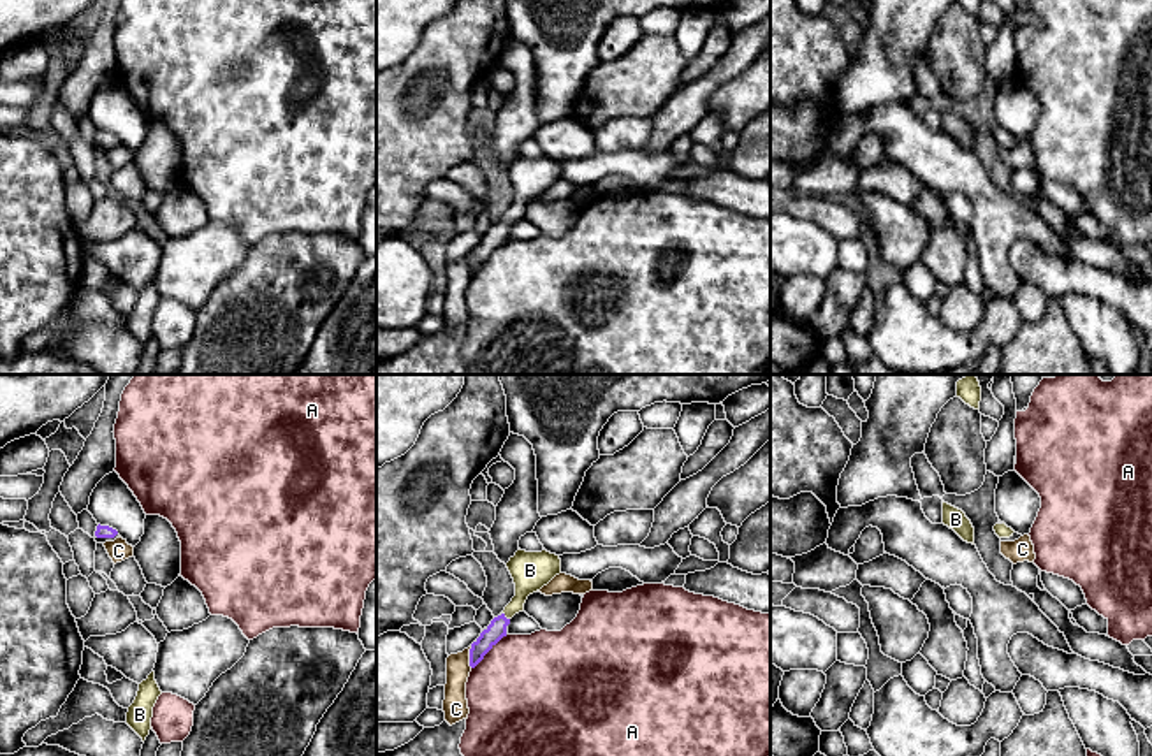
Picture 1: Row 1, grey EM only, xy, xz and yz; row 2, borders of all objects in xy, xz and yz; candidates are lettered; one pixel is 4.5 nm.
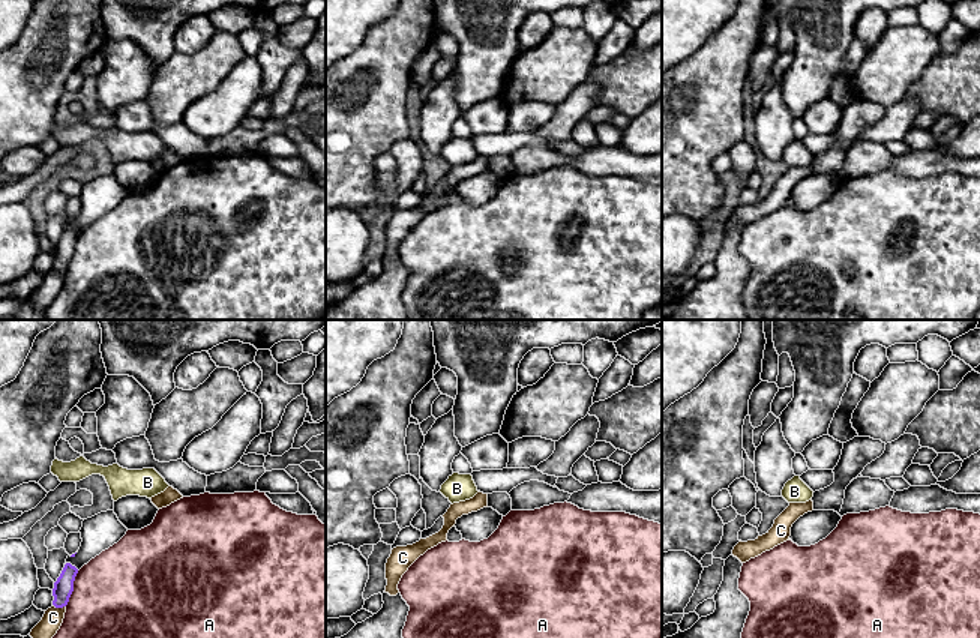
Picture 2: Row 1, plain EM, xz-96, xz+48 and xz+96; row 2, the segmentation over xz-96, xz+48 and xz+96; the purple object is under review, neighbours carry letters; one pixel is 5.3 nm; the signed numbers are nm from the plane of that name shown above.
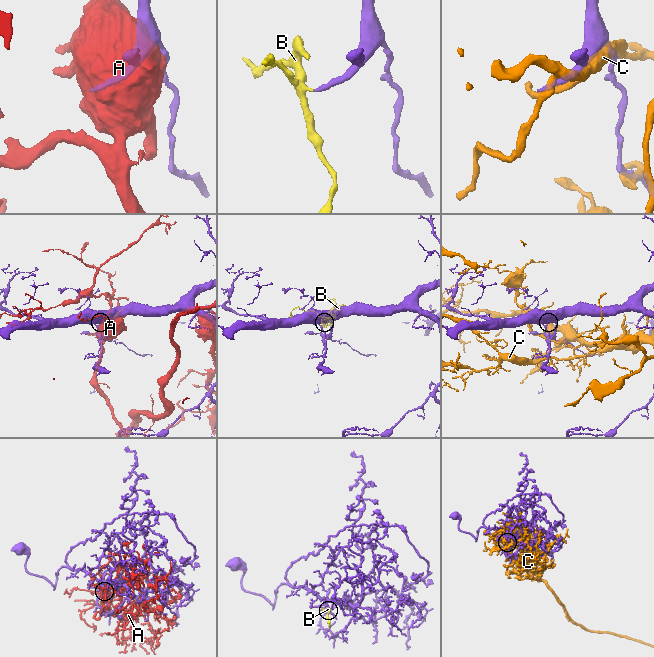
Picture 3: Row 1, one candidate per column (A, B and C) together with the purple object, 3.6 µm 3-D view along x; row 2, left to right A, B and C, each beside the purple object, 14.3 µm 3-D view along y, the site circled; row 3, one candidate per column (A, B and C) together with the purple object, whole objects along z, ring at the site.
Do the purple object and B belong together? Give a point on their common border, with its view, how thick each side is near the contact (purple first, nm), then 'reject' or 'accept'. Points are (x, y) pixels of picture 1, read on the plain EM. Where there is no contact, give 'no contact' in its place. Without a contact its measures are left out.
contact xz (503, 222); calibres 90 and 180 nm; accept

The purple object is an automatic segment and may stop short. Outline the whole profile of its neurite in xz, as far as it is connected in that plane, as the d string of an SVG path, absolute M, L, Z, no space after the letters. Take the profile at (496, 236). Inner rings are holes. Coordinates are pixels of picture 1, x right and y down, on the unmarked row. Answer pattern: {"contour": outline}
{"contour": "M517 156L507 169L507 174L515 190L515 202L505 213L503 220L494 223L491 230L480 239L470 255L470 273L475 274L484 262L507 243L507 232L510 225L524 216L524 209L529 200L540 197L556 181L561 179L561 165L547 156L526 158Z"}

